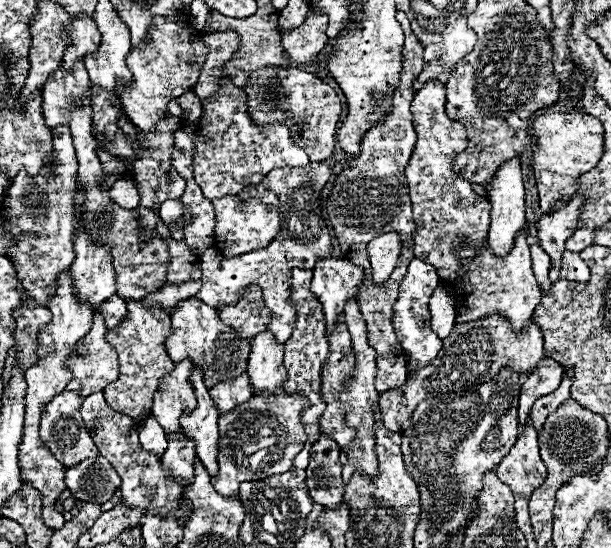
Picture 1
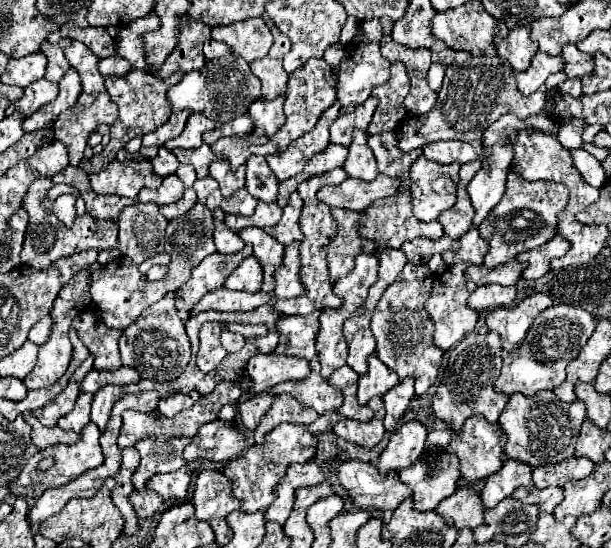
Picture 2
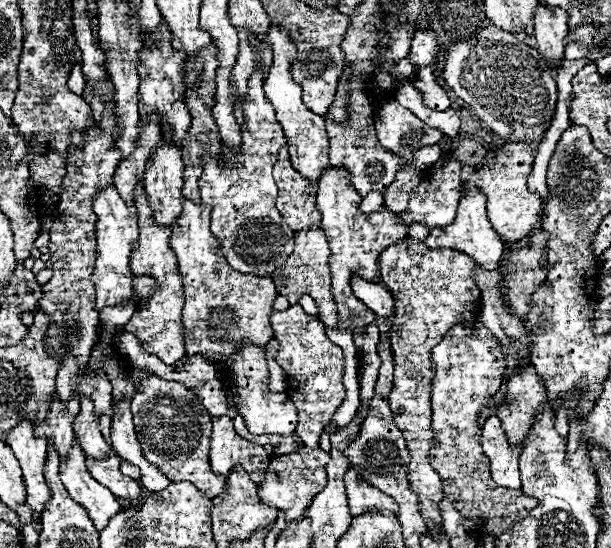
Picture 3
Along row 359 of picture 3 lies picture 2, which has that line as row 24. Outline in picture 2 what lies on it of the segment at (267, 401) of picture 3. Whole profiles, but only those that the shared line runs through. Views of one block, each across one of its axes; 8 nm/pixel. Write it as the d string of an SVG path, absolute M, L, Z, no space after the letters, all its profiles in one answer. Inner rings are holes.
M250 18L230 26L212 28L212 40L224 42L236 56L242 56L246 62L254 62L268 54L272 32L262 18Z

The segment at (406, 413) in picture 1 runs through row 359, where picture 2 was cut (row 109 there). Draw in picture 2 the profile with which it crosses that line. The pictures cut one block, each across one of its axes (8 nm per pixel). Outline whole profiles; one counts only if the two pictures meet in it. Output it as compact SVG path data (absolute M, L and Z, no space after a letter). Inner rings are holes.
M474 56L462 66L446 68L442 90L438 92L436 110L424 116L408 116L396 130L398 146L404 150L420 148L432 140L462 140L462 142L484 142L484 130L504 114L514 114L526 120L540 114L546 104L546 92L538 90L530 96L522 96L516 88L512 66L504 58Z

